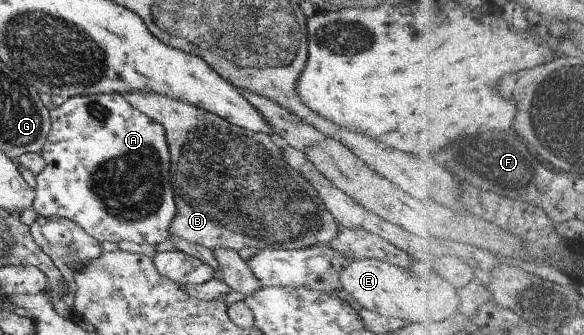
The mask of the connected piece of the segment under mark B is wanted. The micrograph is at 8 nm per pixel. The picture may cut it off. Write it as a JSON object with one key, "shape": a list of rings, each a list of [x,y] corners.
{"shape":[[[128,91],[120,95],[133,109],[162,125],[165,132],[170,155],[169,182],[176,207],[168,227],[170,239],[176,237],[210,251],[216,247],[236,251],[243,247],[254,247],[259,251],[266,247],[301,249],[315,247],[316,243],[328,244],[334,239],[338,226],[332,215],[324,209],[324,203],[318,199],[308,181],[304,181],[298,171],[286,165],[280,153],[281,143],[273,137],[234,126],[201,108],[152,91]]]}

